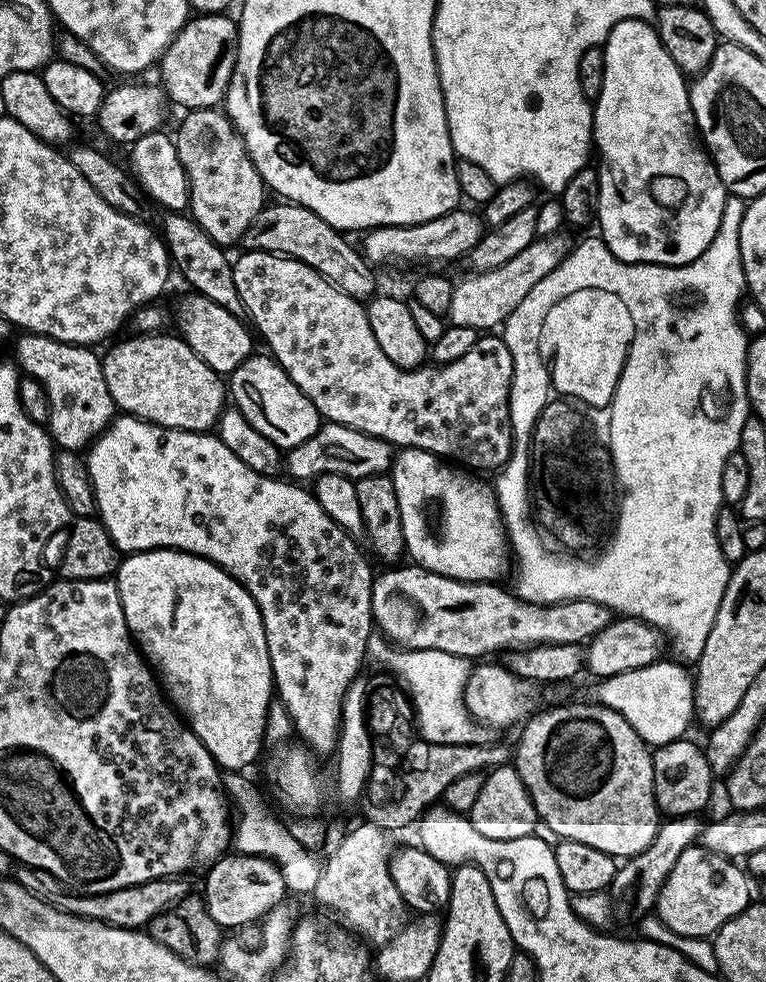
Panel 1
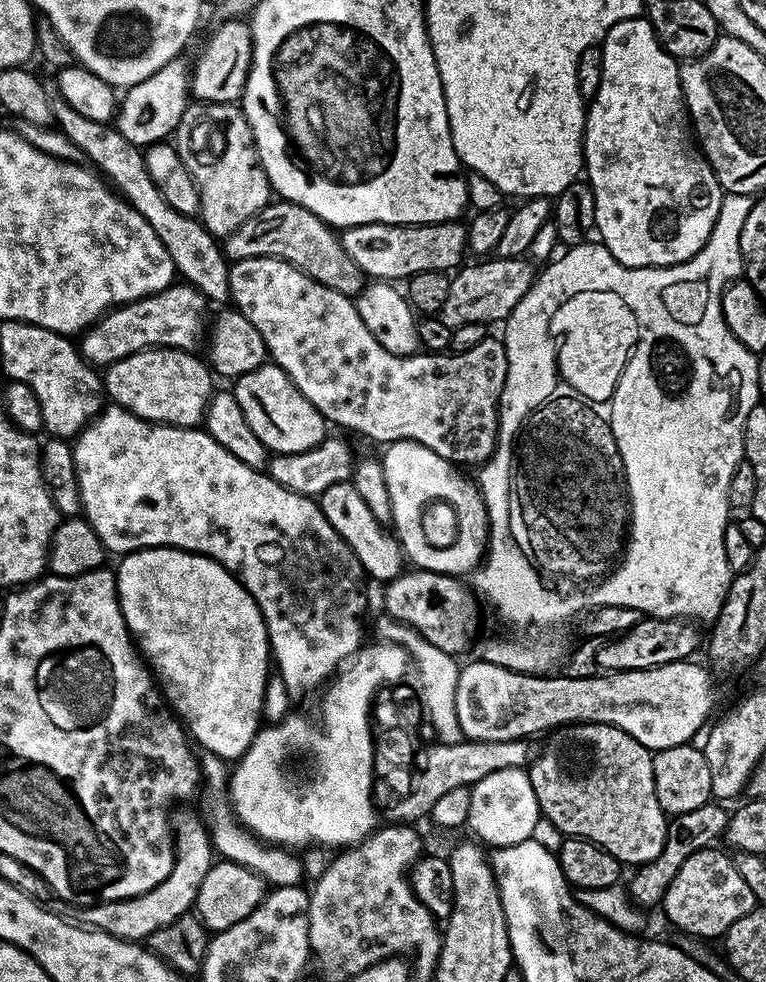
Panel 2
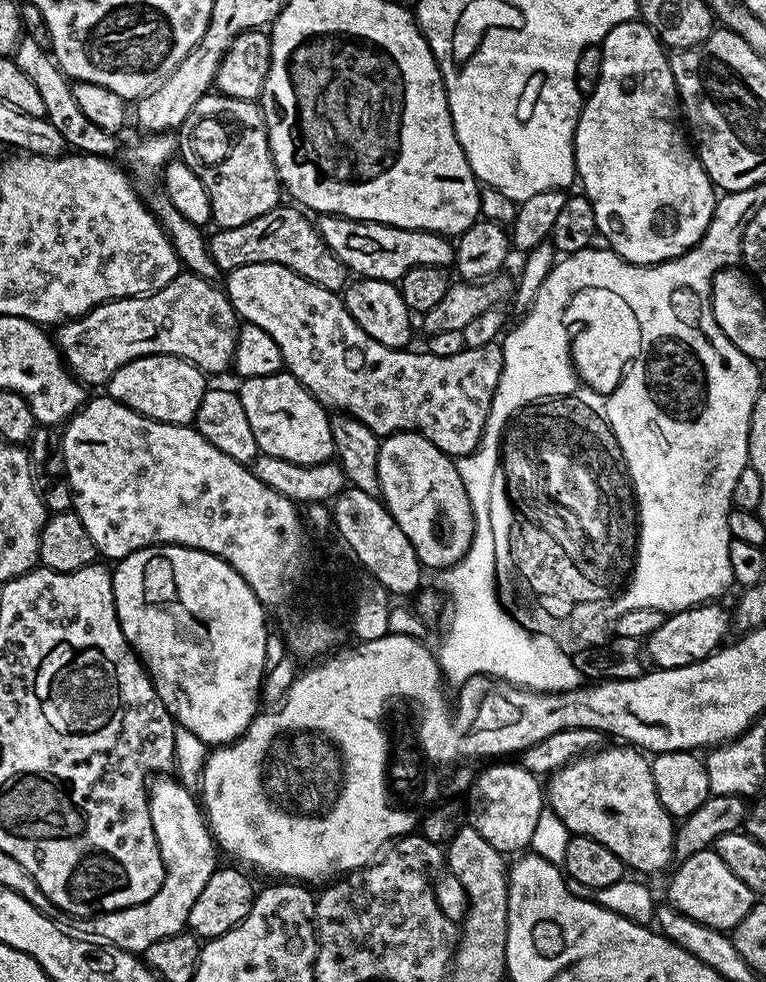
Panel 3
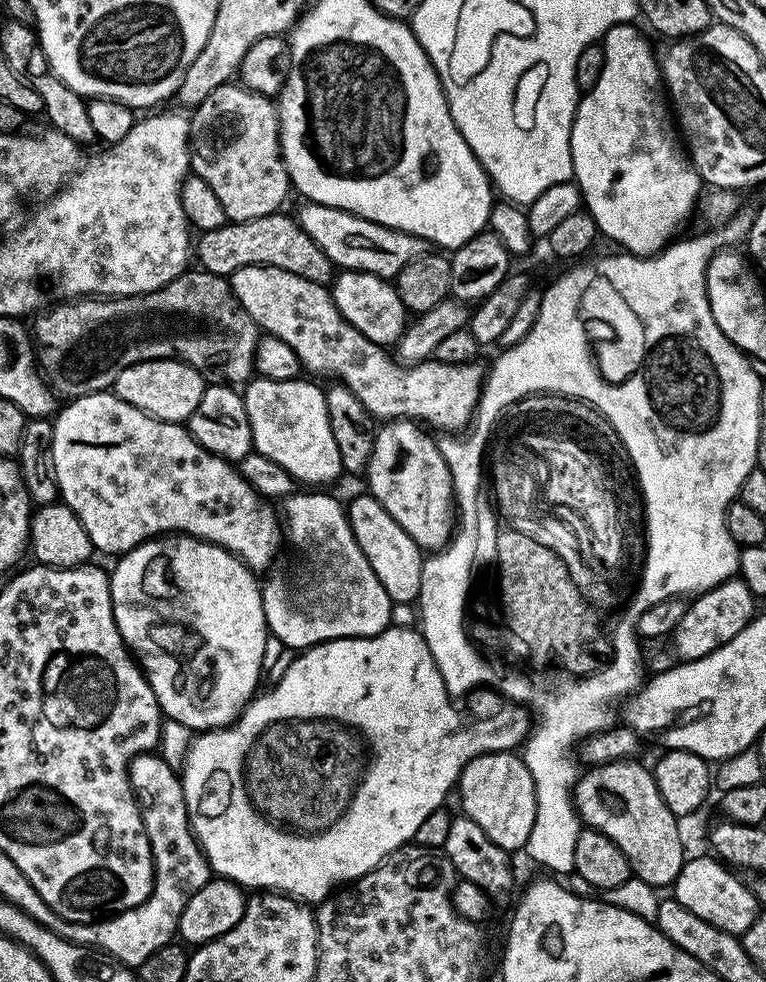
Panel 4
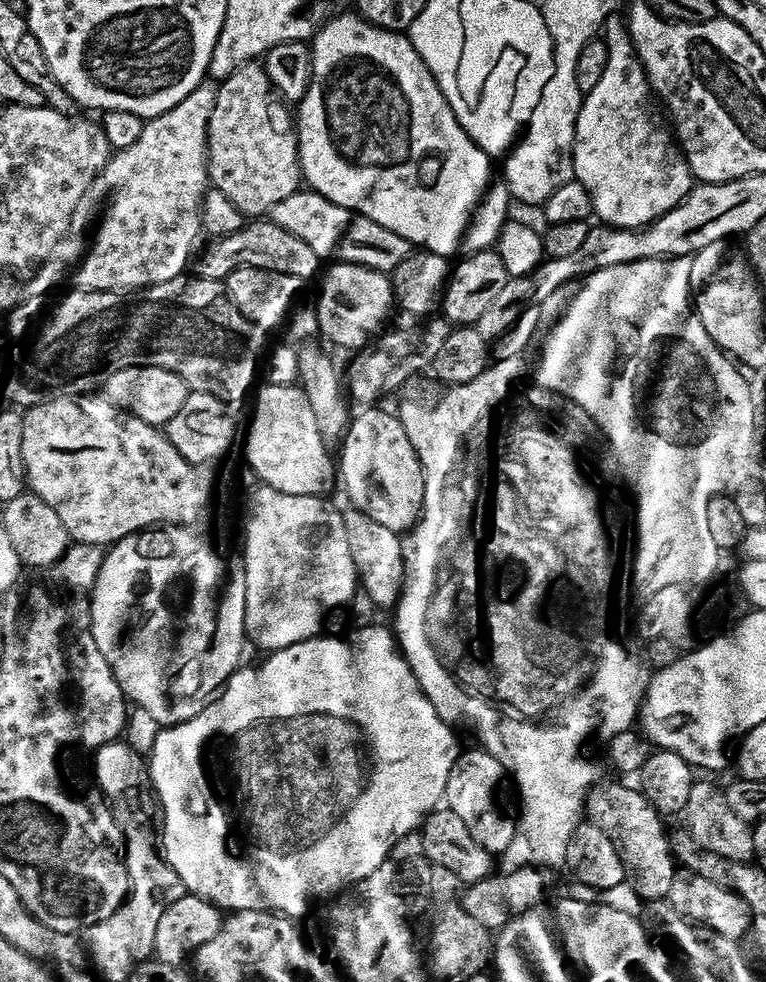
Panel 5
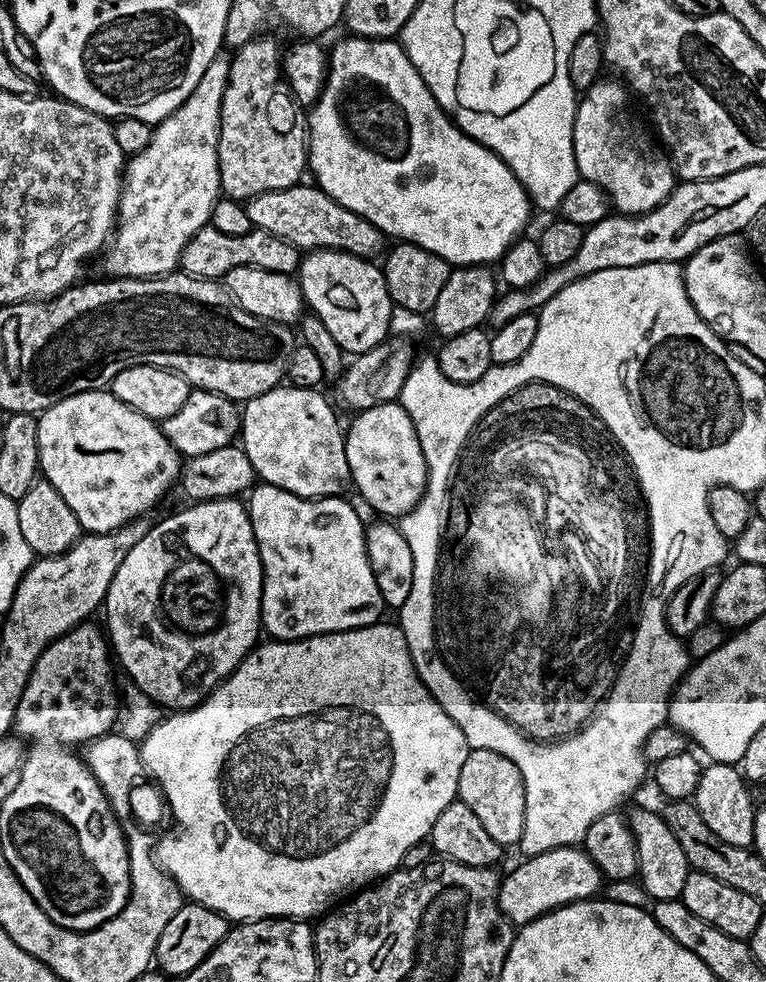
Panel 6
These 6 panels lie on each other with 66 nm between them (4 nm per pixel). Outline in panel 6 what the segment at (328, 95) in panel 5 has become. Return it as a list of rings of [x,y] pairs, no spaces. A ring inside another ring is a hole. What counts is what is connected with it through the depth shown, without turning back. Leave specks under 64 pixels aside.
[[[351,34],[345,35],[345,40],[340,40],[336,45],[333,46],[332,50],[330,48],[330,55],[327,57],[327,79],[324,81],[324,87],[320,92],[320,96],[317,98],[316,102],[311,105],[310,111],[312,113],[307,113],[306,116],[306,127],[308,129],[308,162],[307,167],[310,169],[310,176],[312,172],[311,179],[326,193],[330,198],[334,198],[334,202],[338,202],[342,206],[346,206],[346,210],[350,210],[354,214],[358,214],[362,218],[366,218],[374,226],[378,226],[381,232],[384,233],[385,237],[395,238],[400,242],[407,242],[409,244],[417,244],[422,246],[426,250],[430,250],[434,254],[441,256],[445,262],[450,266],[467,266],[470,264],[478,264],[481,266],[491,265],[493,262],[499,261],[500,257],[504,255],[504,251],[507,250],[512,244],[512,241],[517,239],[521,235],[520,232],[528,224],[528,203],[530,203],[530,197],[528,191],[524,189],[522,185],[518,182],[518,178],[512,174],[510,166],[506,166],[506,162],[500,159],[488,149],[485,144],[479,144],[477,140],[471,140],[461,128],[456,125],[451,116],[440,107],[439,102],[436,101],[436,96],[430,94],[430,90],[426,86],[426,82],[422,78],[422,74],[418,74],[418,70],[414,66],[414,62],[410,62],[410,58],[406,54],[404,45],[397,42],[395,39],[368,39],[366,37],[353,36]]]

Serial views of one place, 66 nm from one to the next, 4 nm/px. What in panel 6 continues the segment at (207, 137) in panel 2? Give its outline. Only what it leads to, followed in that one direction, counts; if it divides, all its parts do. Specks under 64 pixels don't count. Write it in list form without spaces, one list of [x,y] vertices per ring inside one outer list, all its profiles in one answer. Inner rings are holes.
[[[264,39],[251,40],[235,49],[220,107],[220,190],[227,199],[239,202],[301,183],[300,175],[305,175],[308,162],[308,129],[282,75],[282,48]]]

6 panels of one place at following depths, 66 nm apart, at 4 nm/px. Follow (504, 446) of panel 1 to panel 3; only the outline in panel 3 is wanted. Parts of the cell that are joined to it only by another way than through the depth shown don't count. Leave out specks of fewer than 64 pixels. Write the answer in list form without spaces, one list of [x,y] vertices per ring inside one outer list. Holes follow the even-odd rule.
[[[281,264],[238,266],[233,272],[227,273],[226,280],[228,280],[228,284],[226,283],[228,301],[236,311],[237,317],[254,326],[262,326],[262,330],[266,330],[266,334],[270,334],[270,338],[274,338],[274,342],[278,342],[278,350],[282,350],[284,368],[291,372],[292,377],[309,394],[315,396],[319,404],[324,405],[325,409],[339,410],[341,413],[358,418],[358,422],[370,426],[370,430],[381,438],[390,436],[393,432],[419,432],[421,436],[426,437],[430,442],[434,442],[434,446],[438,446],[438,450],[442,450],[447,456],[453,458],[470,455],[479,446],[480,440],[484,436],[484,427],[488,425],[488,415],[492,412],[491,399],[494,398],[495,387],[498,386],[499,375],[502,374],[503,350],[499,343],[489,342],[477,348],[463,348],[458,354],[450,354],[450,358],[438,358],[427,350],[412,352],[413,350],[402,348],[387,348],[382,346],[382,342],[370,338],[370,334],[366,334],[366,330],[362,330],[362,326],[358,326],[358,322],[354,322],[350,310],[346,310],[343,299],[337,293],[326,290],[322,286],[294,274],[294,270],[290,270],[286,266]]]

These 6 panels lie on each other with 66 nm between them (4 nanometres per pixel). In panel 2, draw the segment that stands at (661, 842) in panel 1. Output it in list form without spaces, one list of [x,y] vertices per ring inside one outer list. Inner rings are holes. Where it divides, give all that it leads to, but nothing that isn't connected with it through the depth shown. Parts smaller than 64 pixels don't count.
[[[709,802],[698,806],[698,810],[689,810],[687,814],[678,814],[671,817],[668,821],[668,833],[666,842],[662,846],[662,852],[658,854],[656,860],[651,860],[649,864],[639,865],[632,876],[632,881],[626,884],[626,891],[632,897],[633,904],[645,909],[651,910],[652,907],[659,905],[664,899],[666,890],[670,890],[670,882],[682,870],[682,862],[690,858],[703,848],[713,847],[719,841],[725,830],[728,828],[729,809],[724,809],[725,805],[720,802]]]

